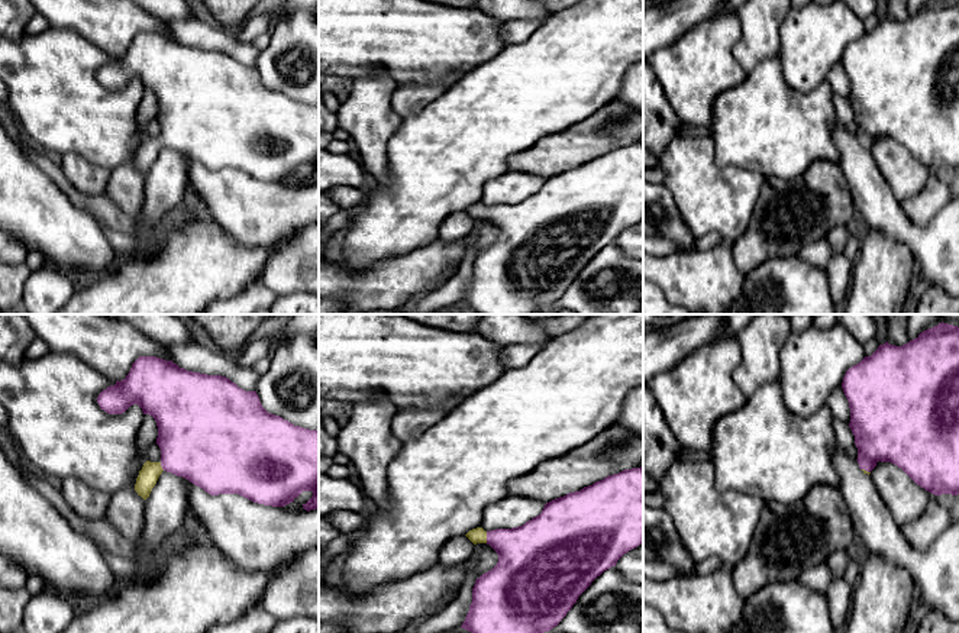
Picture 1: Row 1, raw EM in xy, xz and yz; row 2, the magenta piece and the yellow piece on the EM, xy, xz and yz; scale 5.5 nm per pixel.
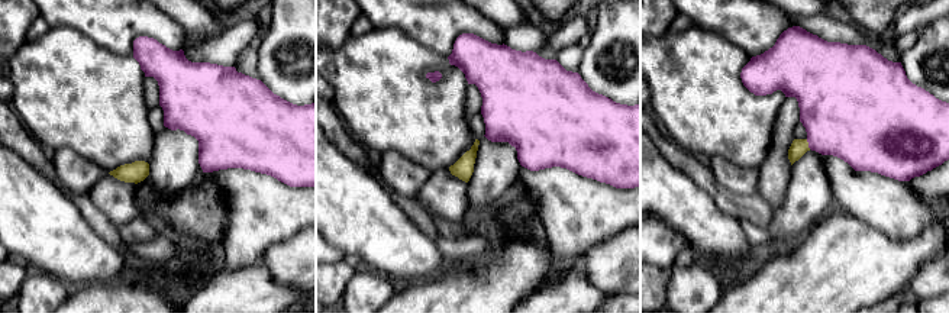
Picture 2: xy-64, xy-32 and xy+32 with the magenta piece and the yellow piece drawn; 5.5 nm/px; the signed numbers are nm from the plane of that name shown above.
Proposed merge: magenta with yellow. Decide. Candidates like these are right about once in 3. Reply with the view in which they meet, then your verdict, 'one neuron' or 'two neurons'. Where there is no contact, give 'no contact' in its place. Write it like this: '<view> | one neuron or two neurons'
xz | one neuron

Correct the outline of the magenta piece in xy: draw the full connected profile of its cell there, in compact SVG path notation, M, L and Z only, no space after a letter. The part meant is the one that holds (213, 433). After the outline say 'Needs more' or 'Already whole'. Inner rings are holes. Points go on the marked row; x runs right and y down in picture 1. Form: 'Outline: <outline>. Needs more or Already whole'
Outline: M139 356L126 378L103 390L97 403L109 414L122 414L138 404L156 422L161 461L146 461L135 484L143 500L167 471L210 495L239 494L272 507L284 507L303 491L311 491L303 508L319 508L319 430L294 426L268 413L256 391L245 391L222 375L187 371L156 356Z. Needs more

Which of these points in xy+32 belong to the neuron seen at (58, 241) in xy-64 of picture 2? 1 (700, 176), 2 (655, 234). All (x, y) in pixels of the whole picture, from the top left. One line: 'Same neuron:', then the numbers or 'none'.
Same neuron: none

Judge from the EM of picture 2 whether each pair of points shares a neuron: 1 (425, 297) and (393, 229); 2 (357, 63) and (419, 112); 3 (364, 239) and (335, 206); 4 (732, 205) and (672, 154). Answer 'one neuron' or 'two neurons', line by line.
1: two neurons
2: one neuron
3: one neuron
4: one neuron

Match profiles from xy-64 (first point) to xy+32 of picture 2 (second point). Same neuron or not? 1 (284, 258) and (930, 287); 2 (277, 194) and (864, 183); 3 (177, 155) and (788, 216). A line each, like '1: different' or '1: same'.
1: same
2: same
3: same

